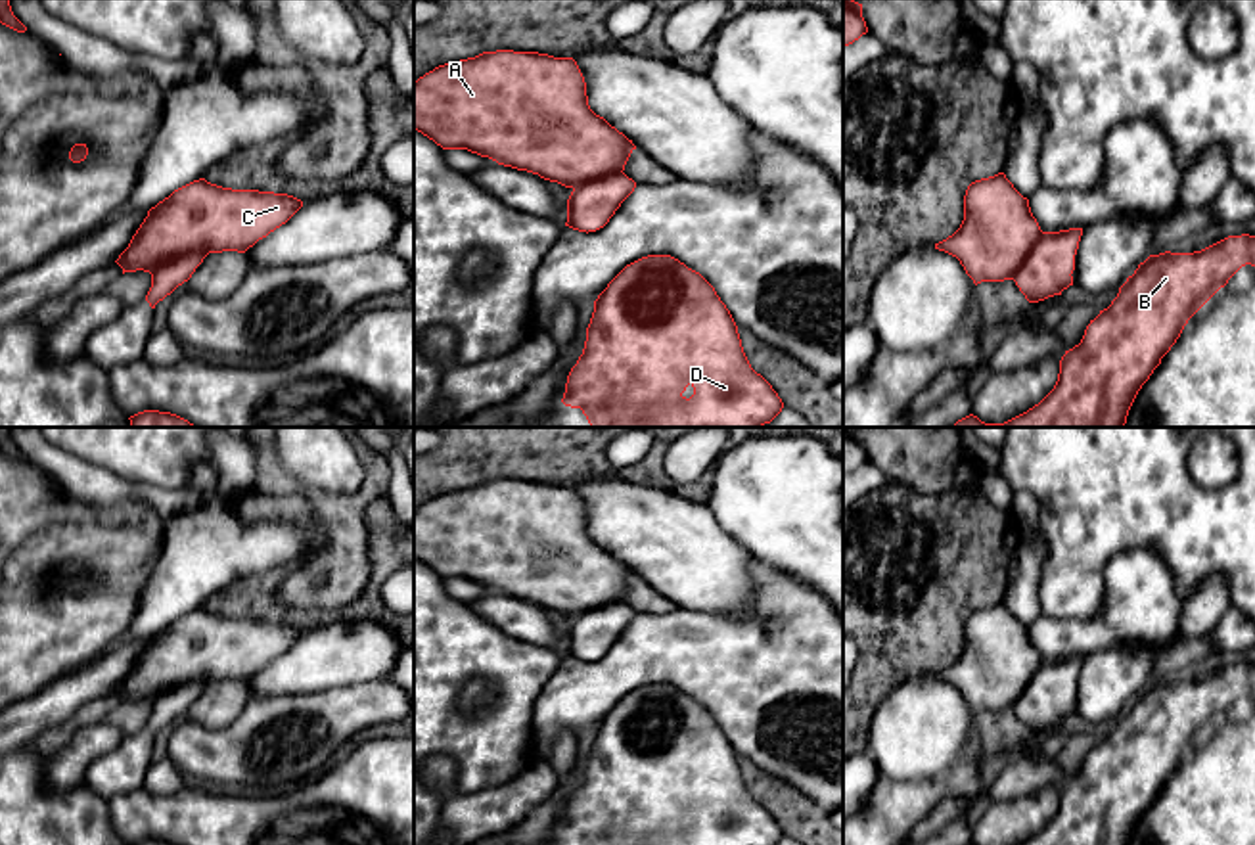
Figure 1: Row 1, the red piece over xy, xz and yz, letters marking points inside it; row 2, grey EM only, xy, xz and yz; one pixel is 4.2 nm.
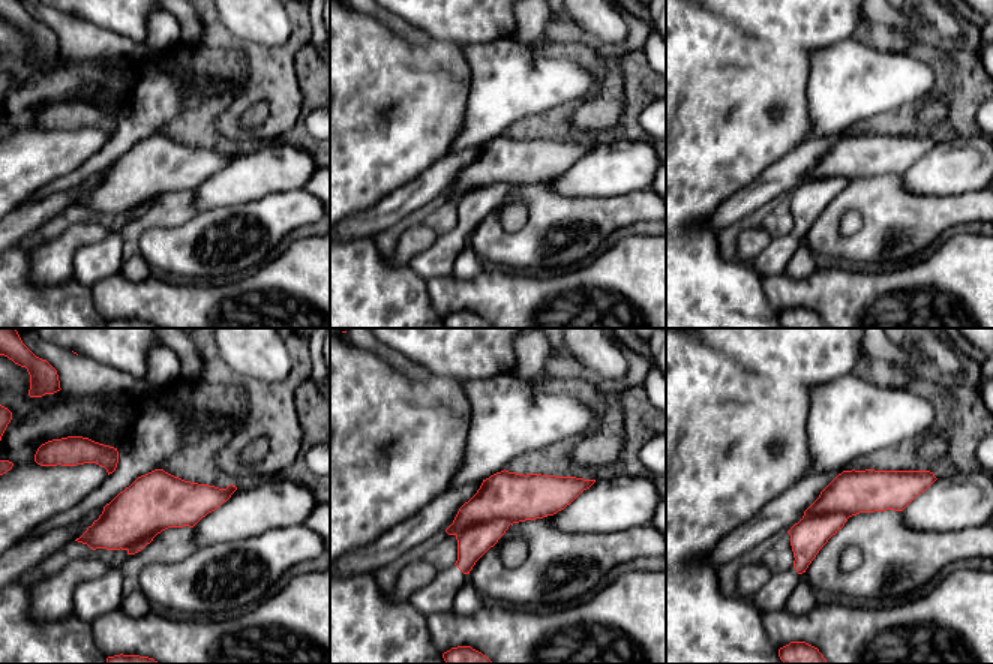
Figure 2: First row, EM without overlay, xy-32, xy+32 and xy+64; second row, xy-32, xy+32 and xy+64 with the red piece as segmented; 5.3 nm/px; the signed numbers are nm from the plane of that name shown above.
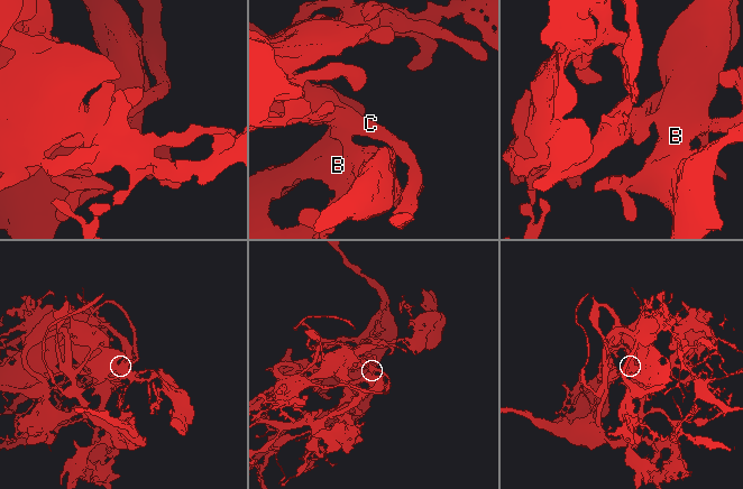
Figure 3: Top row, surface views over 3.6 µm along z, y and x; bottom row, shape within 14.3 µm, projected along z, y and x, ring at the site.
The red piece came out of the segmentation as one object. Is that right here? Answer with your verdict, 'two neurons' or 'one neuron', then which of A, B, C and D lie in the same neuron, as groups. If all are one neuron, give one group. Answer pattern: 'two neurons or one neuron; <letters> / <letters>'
two neurons; A C / B D

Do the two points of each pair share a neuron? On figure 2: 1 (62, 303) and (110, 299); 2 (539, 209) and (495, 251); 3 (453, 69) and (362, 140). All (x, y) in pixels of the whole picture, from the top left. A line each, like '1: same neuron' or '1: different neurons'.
1: different neurons
2: same neuron
3: same neuron

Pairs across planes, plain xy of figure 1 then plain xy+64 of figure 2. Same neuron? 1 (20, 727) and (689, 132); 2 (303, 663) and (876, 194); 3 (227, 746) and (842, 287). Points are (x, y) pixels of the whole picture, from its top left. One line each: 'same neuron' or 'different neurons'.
1: different neurons
2: different neurons
3: different neurons

